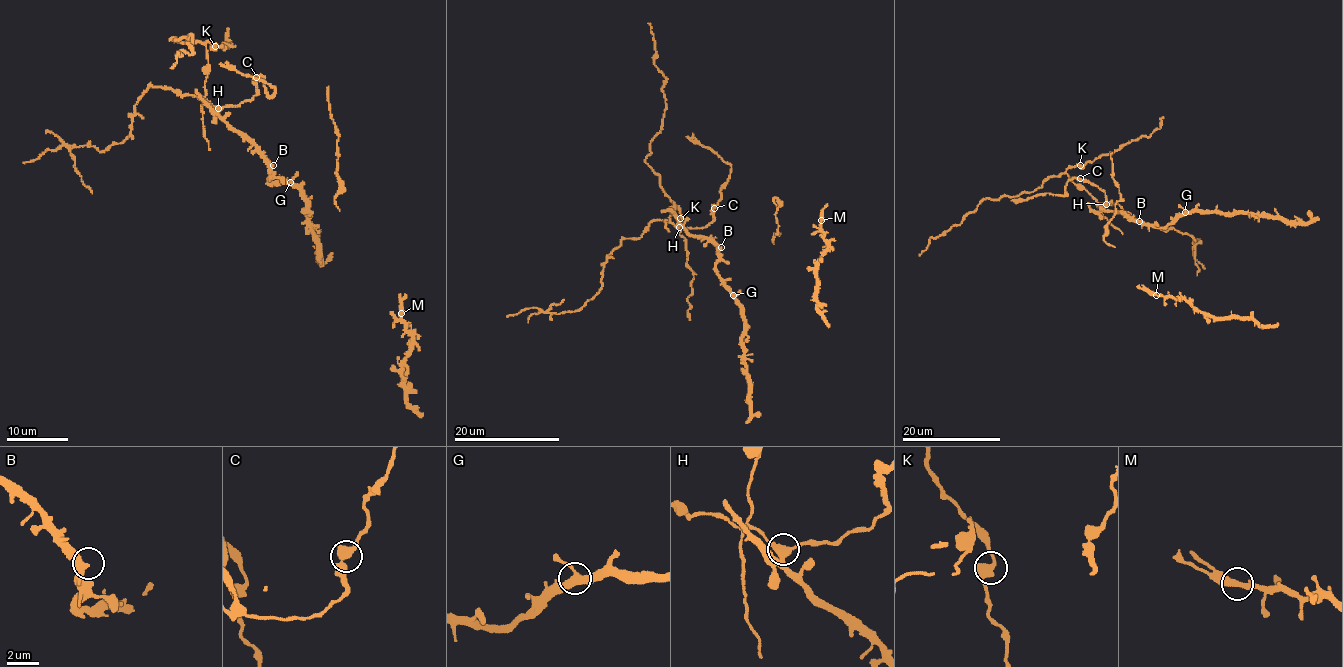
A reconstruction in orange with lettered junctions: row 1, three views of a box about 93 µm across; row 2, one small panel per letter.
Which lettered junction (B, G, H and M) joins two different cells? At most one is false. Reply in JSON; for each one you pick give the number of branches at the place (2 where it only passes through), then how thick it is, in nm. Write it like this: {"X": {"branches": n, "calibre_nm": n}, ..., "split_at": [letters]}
{"H": {"branches": 3, "calibre_nm": 360}, "split_at": ["H"]}

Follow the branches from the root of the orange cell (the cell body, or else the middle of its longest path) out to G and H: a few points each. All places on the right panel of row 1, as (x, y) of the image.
G: (1139, 221), (1167, 226), (1185, 212)
H: (1139, 221), (1118, 211), (1103, 209), (1106, 204)

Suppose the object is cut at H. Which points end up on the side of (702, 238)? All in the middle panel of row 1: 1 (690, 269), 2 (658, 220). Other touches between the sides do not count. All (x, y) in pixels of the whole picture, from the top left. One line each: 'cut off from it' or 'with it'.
1: cut off from it
2: cut off from it

